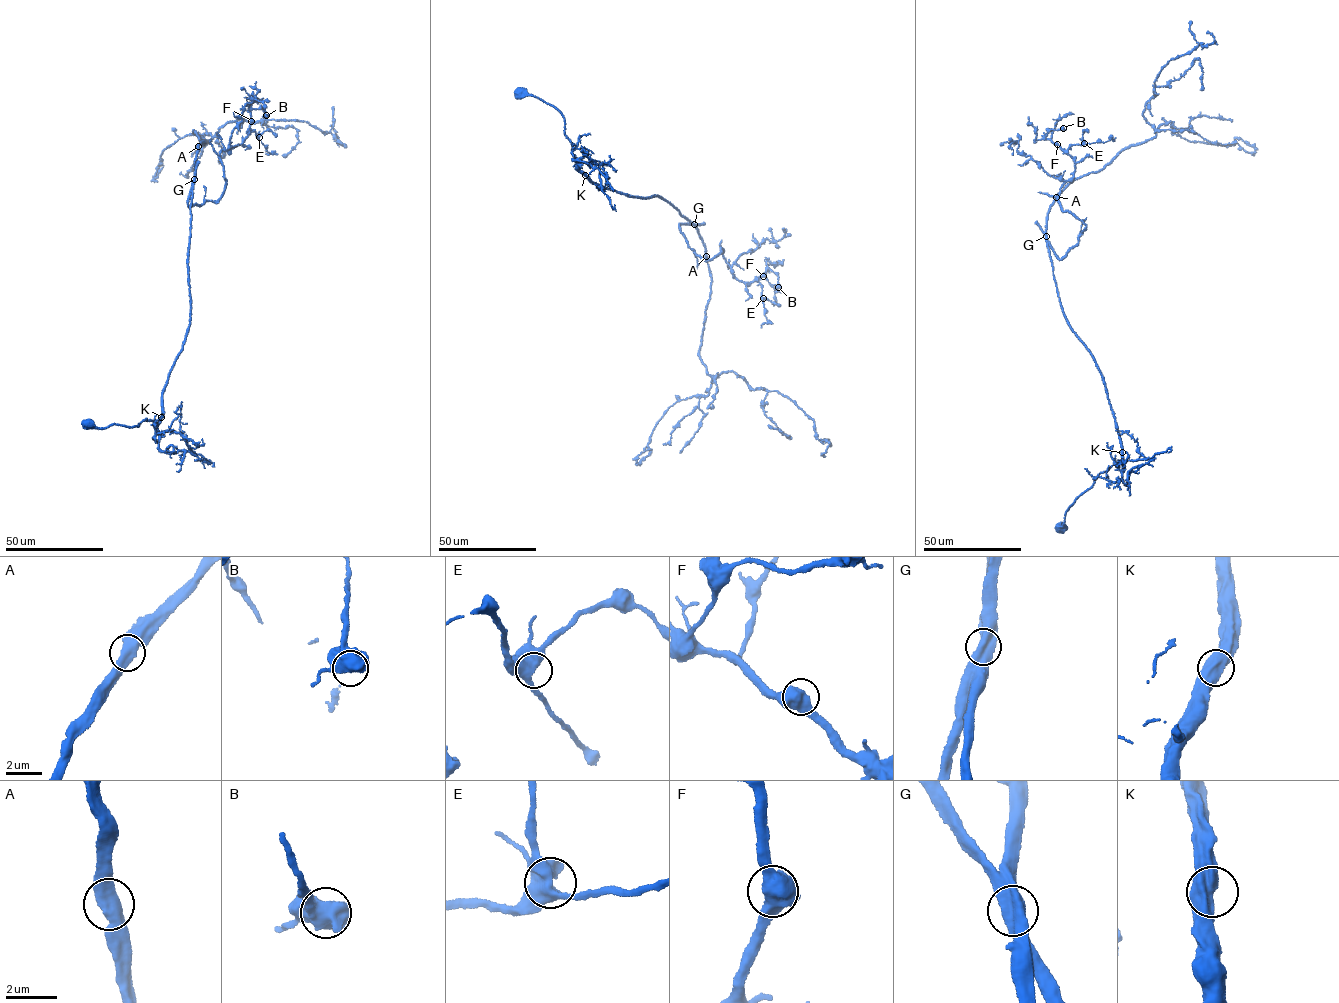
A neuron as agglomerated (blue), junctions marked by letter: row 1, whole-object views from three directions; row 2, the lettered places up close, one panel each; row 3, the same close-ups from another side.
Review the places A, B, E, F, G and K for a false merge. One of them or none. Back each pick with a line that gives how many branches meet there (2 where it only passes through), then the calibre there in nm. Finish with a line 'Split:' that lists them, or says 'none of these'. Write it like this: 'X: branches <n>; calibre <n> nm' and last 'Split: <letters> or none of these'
G: branches 2; calibre 650 nm
Split: G

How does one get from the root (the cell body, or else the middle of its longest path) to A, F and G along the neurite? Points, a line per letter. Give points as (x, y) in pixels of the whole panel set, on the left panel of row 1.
A: (87, 423), (130, 427), (145, 419), (159, 424), (163, 388), (190, 319), (187, 263), (198, 146)
F: (87, 423), (159, 424), (190, 319), (189, 196), (219, 200), (220, 152), (251, 121)
G: (87, 423), (130, 427), (145, 419), (159, 424), (163, 388), (190, 319), (187, 263), (194, 179)

